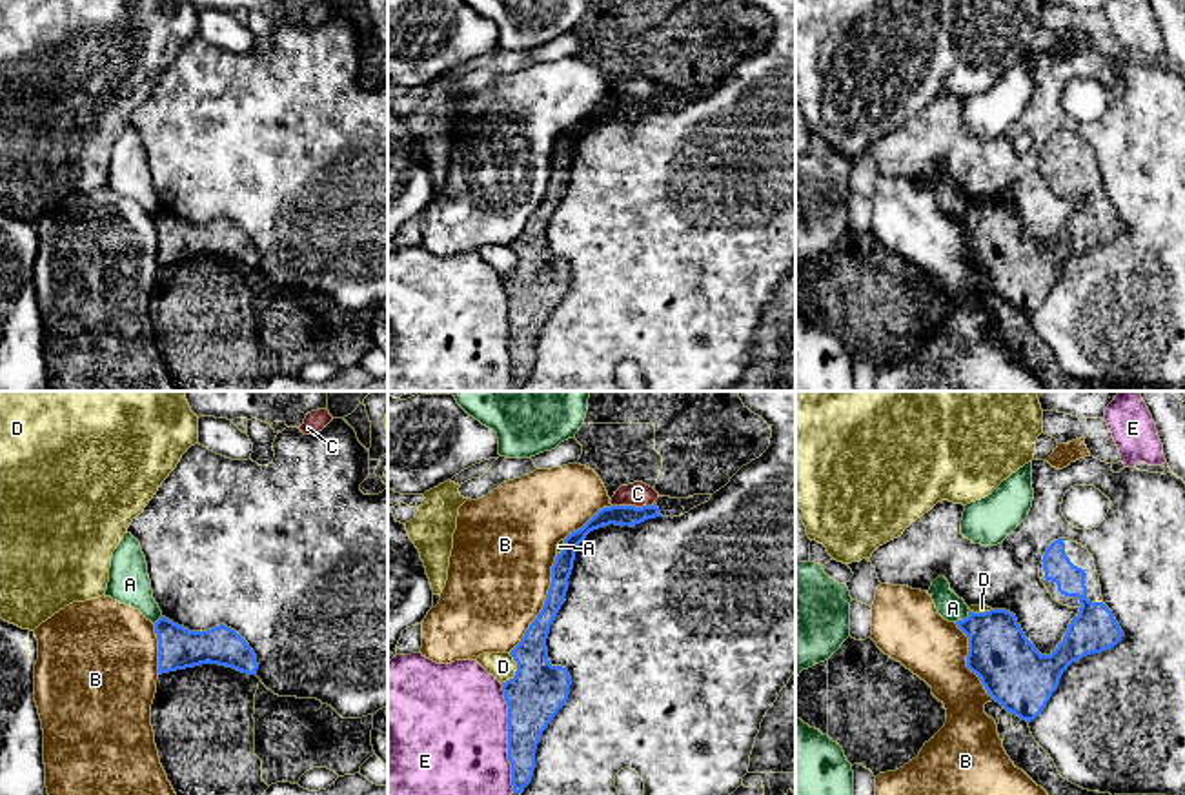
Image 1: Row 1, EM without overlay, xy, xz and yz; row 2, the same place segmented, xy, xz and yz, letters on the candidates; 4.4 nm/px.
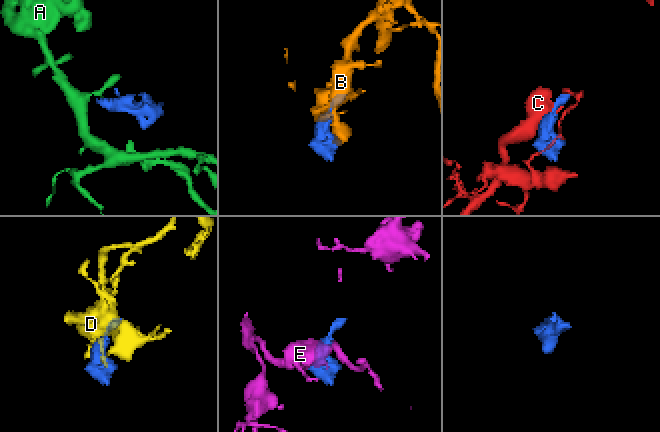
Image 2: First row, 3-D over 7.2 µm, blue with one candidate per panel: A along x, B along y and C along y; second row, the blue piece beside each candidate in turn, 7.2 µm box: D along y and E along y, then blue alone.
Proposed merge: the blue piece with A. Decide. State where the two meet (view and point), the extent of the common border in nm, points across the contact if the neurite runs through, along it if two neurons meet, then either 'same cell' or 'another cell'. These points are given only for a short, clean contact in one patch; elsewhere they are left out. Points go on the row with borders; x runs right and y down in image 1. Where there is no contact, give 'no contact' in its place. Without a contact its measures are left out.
yz (963, 619) | 90 nm | along yz (969, 610), (956, 623) | another cell

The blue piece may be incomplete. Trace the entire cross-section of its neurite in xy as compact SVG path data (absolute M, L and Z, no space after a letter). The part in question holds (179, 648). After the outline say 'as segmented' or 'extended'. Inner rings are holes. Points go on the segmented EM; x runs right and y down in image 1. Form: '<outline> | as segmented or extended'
M160 617L155 622L155 633L158 639L158 675L208 662L257 675L255 651L235 629L224 624L208 631L189 631Z | as segmented

